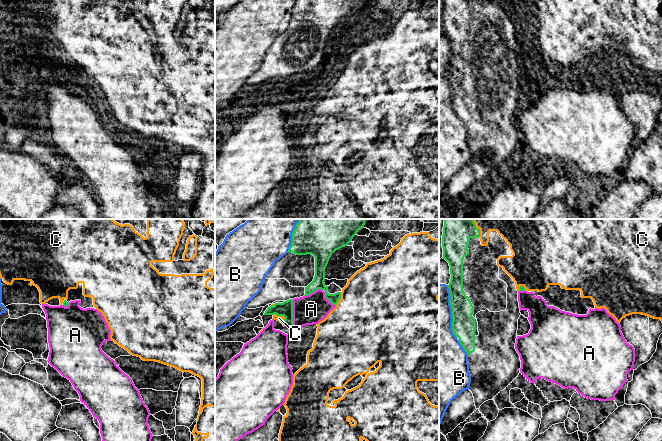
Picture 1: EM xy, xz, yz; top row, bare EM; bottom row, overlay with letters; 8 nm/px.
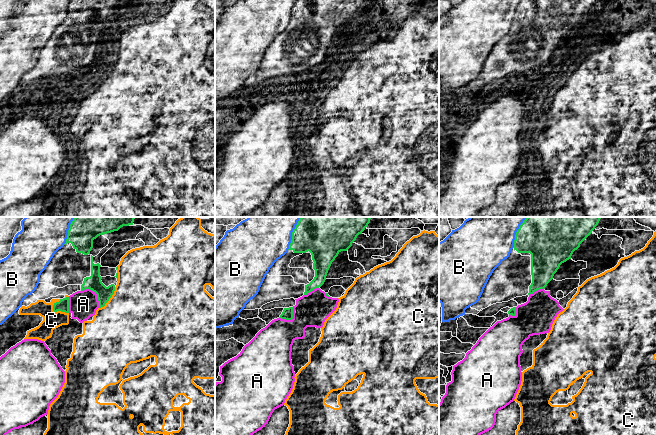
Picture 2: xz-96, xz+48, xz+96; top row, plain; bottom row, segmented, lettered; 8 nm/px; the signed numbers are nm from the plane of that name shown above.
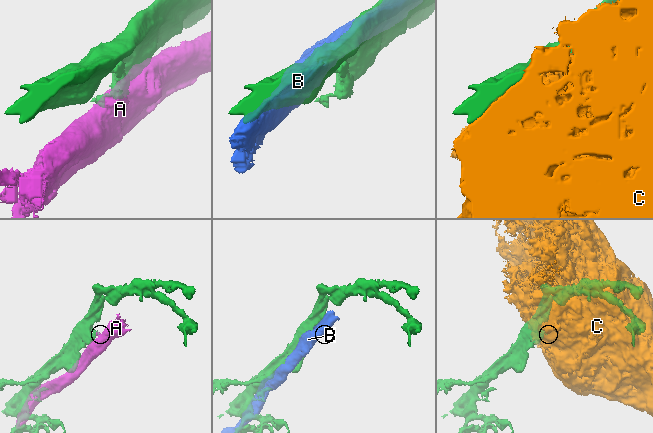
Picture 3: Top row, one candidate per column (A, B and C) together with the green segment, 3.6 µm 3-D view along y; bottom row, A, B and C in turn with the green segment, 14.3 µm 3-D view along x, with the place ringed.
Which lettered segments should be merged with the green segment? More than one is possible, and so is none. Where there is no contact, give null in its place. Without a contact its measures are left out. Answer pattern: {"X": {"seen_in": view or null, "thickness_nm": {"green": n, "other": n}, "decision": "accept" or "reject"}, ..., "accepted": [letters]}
{"A": {"seen_in": "xz", "thickness_nm": {"green": 120, "other": 240}, "decision": "reject"}, "B": {"seen_in": "xz", "thickness_nm": {"green": 280, "other": 340}, "decision": "reject"}, "C": {"seen_in": "xz", "thickness_nm": {"green": 120, "other": 50}, "decision": "reject"}, "accepted": []}

